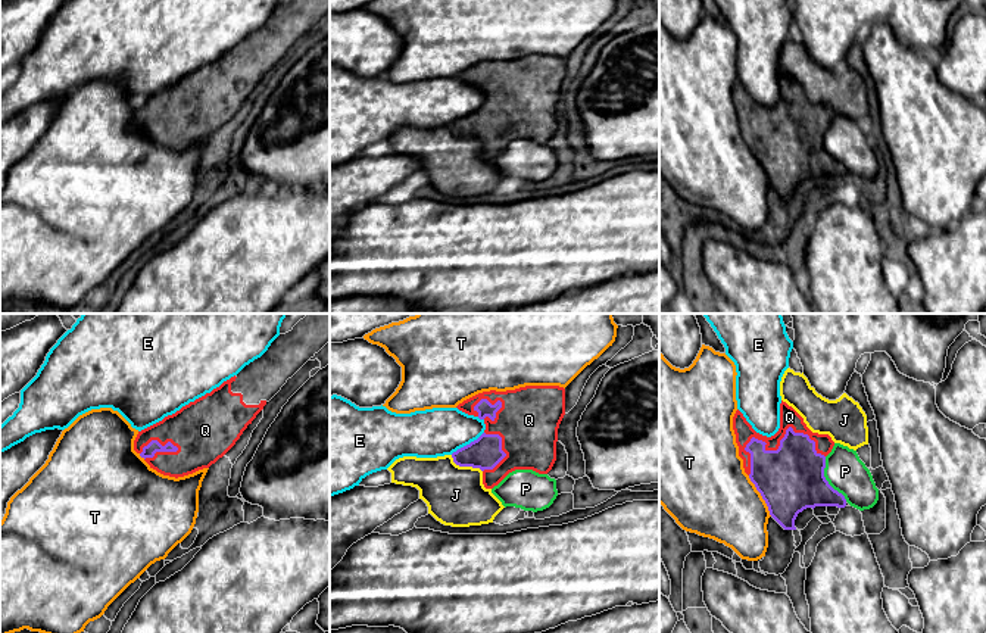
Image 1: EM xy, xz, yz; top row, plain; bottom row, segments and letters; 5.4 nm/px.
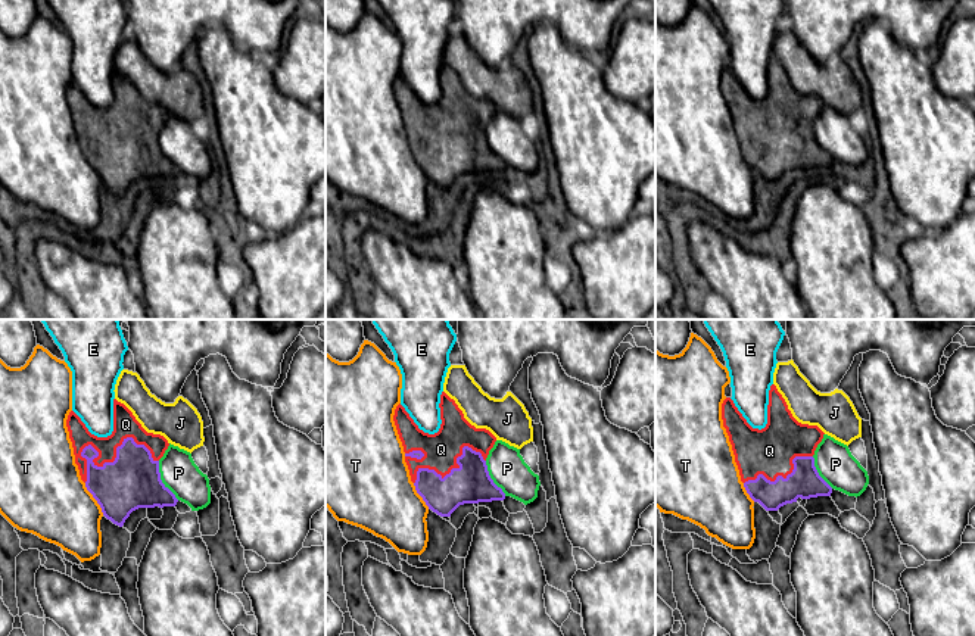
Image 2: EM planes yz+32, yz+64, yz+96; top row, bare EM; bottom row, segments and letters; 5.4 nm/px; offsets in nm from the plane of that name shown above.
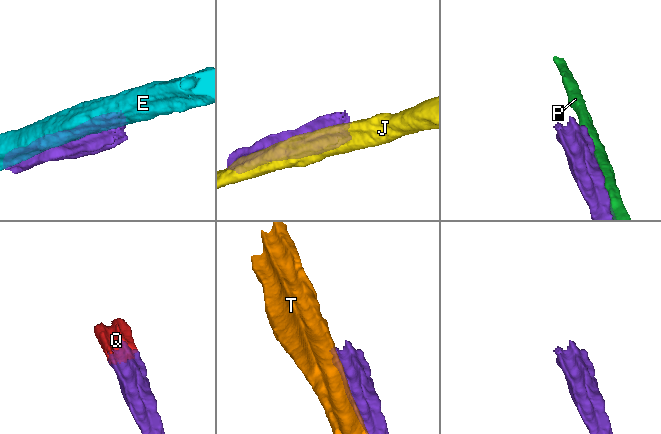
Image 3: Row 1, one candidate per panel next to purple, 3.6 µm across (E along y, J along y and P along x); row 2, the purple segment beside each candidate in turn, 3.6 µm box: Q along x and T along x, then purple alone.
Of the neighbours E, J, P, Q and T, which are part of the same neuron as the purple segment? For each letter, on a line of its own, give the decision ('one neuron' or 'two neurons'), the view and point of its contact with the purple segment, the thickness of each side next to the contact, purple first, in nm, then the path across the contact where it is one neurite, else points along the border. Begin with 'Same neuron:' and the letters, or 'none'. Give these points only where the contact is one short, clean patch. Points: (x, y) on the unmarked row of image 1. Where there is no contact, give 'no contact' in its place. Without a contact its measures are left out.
Same neuron: Q
E: two neurons; contact xz (467, 115); calibres 180 and 260 nm
J: two neurons; contact xz (465, 136); calibres 180 and 320 nm
P: two neurons; contact yz (826, 150); calibres 360 and 220 nm
Q: one neuron; contact yz (785, 106); calibres 360 and 100 nm
T: two neurons; contact yz (761, 165); calibres 360 and 420 nm

